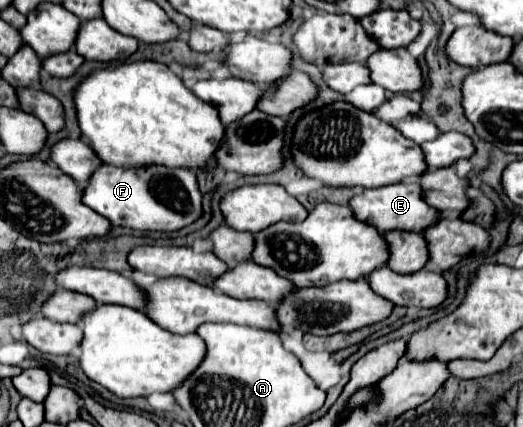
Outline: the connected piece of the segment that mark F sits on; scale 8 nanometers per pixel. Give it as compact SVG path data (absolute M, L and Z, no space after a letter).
M99 165L83 187L81 201L111 221L141 231L175 231L193 223L201 215L201 193L195 173L185 167L143 165L113 167Z

